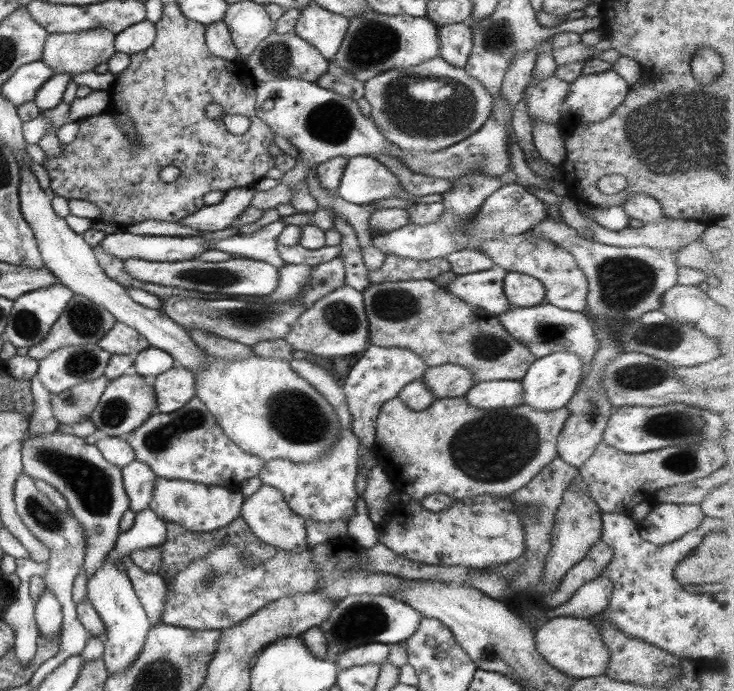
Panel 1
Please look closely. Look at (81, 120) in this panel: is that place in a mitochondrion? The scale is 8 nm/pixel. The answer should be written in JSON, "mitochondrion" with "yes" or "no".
{"mitochondrion":"no"}

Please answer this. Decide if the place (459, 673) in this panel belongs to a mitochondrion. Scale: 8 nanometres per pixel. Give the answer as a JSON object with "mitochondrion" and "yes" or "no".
{"mitochondrion":"no"}

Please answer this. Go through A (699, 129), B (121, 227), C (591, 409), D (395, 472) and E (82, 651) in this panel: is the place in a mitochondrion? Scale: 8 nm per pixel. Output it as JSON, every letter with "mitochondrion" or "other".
{"A":"mitochondrion","B":"other","C":"mitochondrion","D":"other","E":"other"}

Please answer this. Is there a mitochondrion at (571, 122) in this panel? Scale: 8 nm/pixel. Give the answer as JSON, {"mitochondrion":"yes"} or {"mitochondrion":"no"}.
{"mitochondrion":"no"}

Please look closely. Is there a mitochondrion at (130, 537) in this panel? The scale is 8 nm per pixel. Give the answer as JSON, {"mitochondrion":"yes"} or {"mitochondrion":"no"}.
{"mitochondrion":"no"}

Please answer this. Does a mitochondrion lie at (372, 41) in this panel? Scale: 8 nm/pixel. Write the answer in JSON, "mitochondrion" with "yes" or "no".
{"mitochondrion":"yes"}

